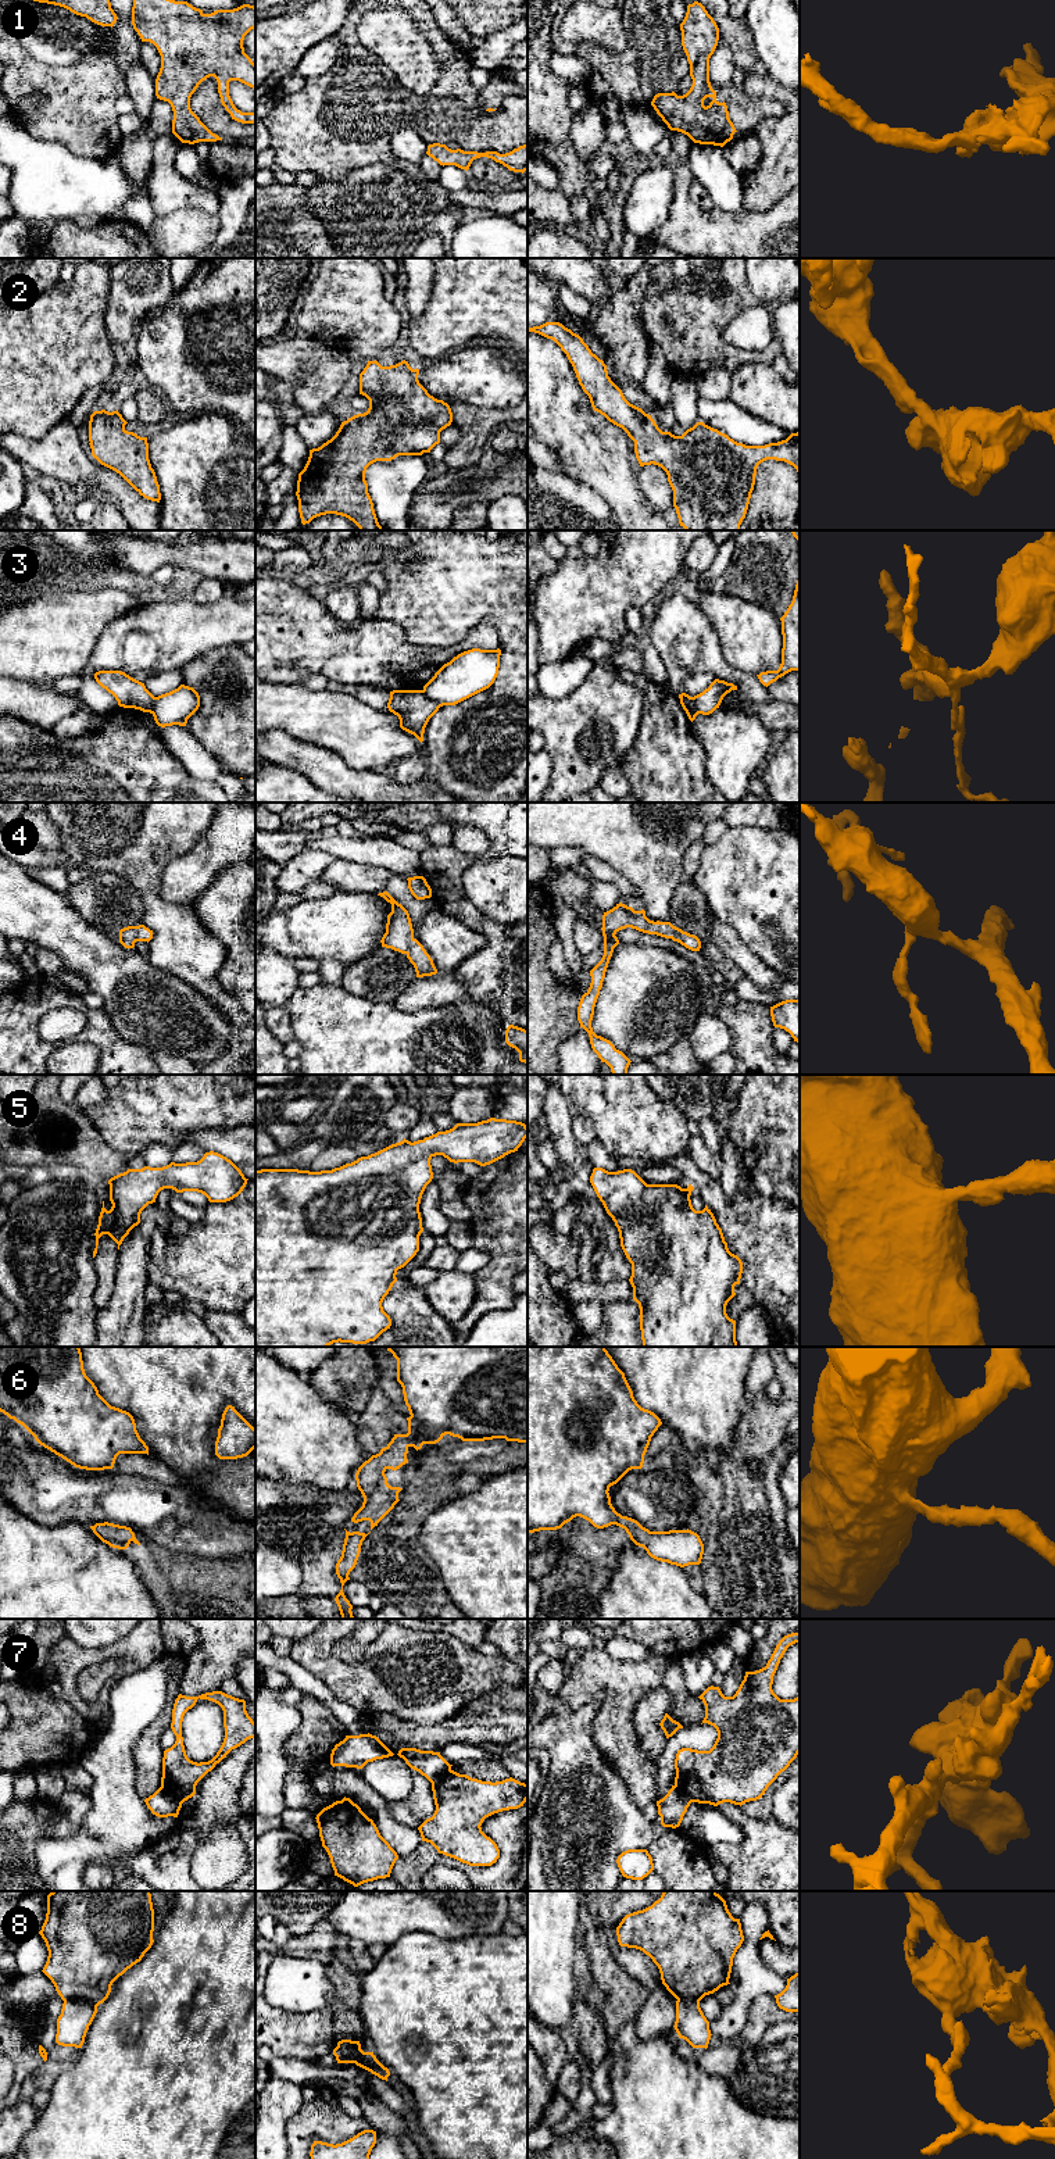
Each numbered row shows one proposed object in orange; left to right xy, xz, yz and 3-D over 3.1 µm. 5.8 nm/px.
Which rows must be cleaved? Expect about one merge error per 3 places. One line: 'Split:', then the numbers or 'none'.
Split: 3, 7, 8

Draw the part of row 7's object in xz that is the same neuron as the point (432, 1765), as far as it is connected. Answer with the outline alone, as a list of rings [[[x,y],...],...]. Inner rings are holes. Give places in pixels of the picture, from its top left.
[[[401,1748],[397,1755],[403,1758],[411,1769],[425,1776],[432,1784],[439,1783],[441,1776],[448,1773],[453,1766],[440,1752]]]

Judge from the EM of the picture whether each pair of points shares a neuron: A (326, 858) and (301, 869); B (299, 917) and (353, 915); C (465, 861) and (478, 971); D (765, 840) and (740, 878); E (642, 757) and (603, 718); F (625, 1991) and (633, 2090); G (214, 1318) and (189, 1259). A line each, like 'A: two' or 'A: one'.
A: one
B: one
C: one
D: one
E: two
F: two
G: two

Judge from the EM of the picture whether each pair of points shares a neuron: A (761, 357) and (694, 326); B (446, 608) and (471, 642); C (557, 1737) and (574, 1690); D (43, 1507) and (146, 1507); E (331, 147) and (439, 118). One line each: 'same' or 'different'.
A: same
B: different
C: different
D: same
E: same

